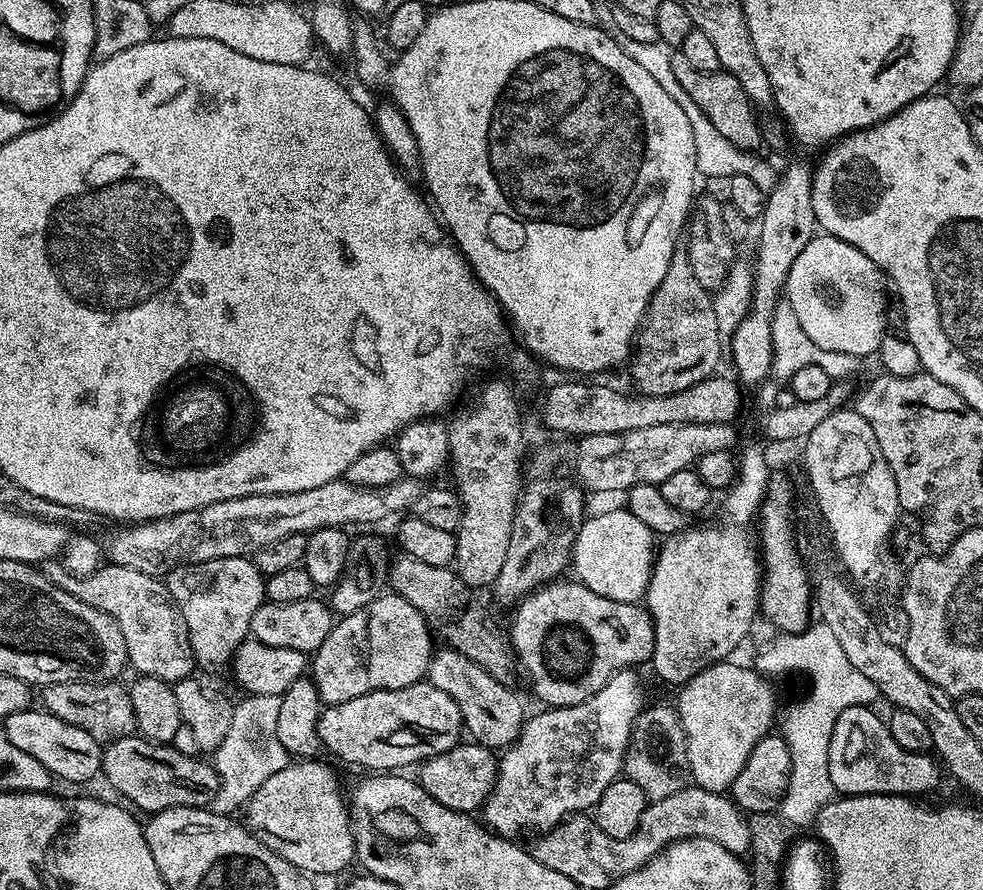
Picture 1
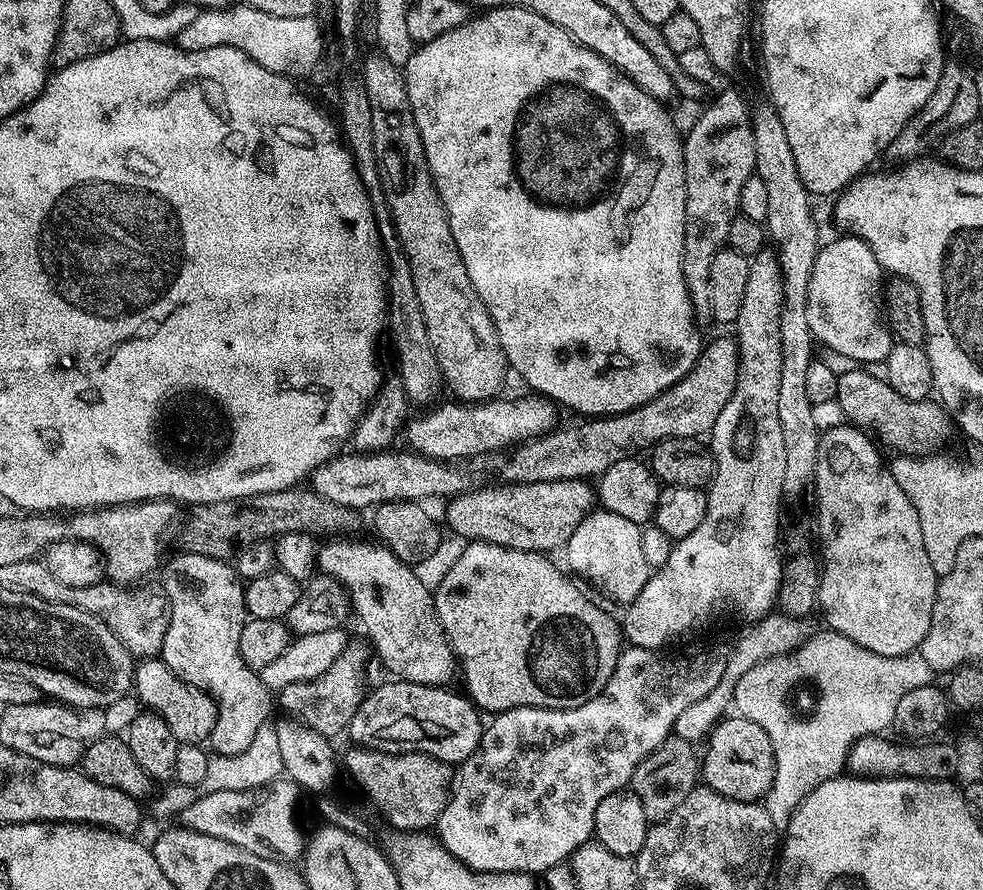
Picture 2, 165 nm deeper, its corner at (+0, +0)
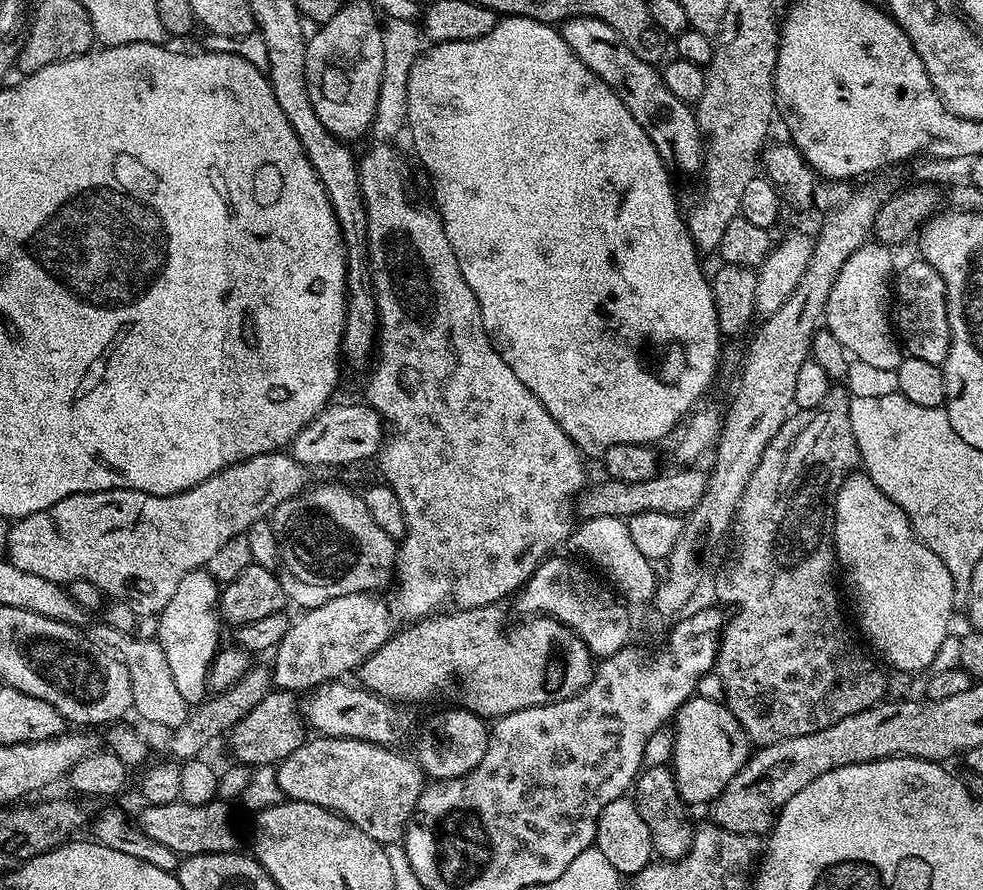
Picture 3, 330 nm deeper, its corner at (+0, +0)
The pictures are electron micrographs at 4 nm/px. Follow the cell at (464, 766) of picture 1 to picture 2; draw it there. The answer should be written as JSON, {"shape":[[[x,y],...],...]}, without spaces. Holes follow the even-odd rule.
{"shape":[[[352,746],[349,749],[349,752],[344,756],[344,760],[342,756],[343,767],[345,764],[348,767],[349,774],[368,791],[373,802],[384,811],[385,818],[393,824],[391,826],[393,829],[408,832],[428,830],[440,819],[442,810],[448,801],[448,796],[452,792],[453,765],[421,752],[385,754],[374,752],[371,748],[361,748],[359,746]]]}

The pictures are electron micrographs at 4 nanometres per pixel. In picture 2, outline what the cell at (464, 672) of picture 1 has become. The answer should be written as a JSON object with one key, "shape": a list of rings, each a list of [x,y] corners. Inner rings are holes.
{"shape":[[[336,538],[328,542],[325,548],[323,545],[318,552],[318,568],[323,575],[335,577],[348,589],[355,615],[360,615],[375,655],[376,652],[380,655],[381,662],[392,671],[393,677],[403,678],[415,684],[451,685],[452,675],[457,675],[458,672],[458,661],[436,613],[433,589],[427,588],[412,573],[415,571],[409,565],[403,564],[389,548],[376,542],[351,544],[350,541],[348,538]]]}

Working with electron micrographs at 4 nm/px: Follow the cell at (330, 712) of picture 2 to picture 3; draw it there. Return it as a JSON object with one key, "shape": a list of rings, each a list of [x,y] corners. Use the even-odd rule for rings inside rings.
{"shape":[[[269,690],[233,727],[227,737],[228,744],[232,747],[232,756],[237,765],[259,766],[259,765],[279,765],[281,760],[286,759],[298,746],[302,746],[306,739],[306,720],[302,715],[301,709],[296,708],[297,697],[290,692],[279,690]]]}

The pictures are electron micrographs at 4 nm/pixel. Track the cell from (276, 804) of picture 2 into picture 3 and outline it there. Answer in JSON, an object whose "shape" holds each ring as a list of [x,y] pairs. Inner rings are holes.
{"shape":[[[223,799],[211,800],[202,806],[190,806],[183,802],[175,804],[148,804],[138,814],[138,827],[154,842],[170,846],[177,856],[197,856],[203,852],[231,852],[237,847],[236,832],[232,829],[232,812]]]}

